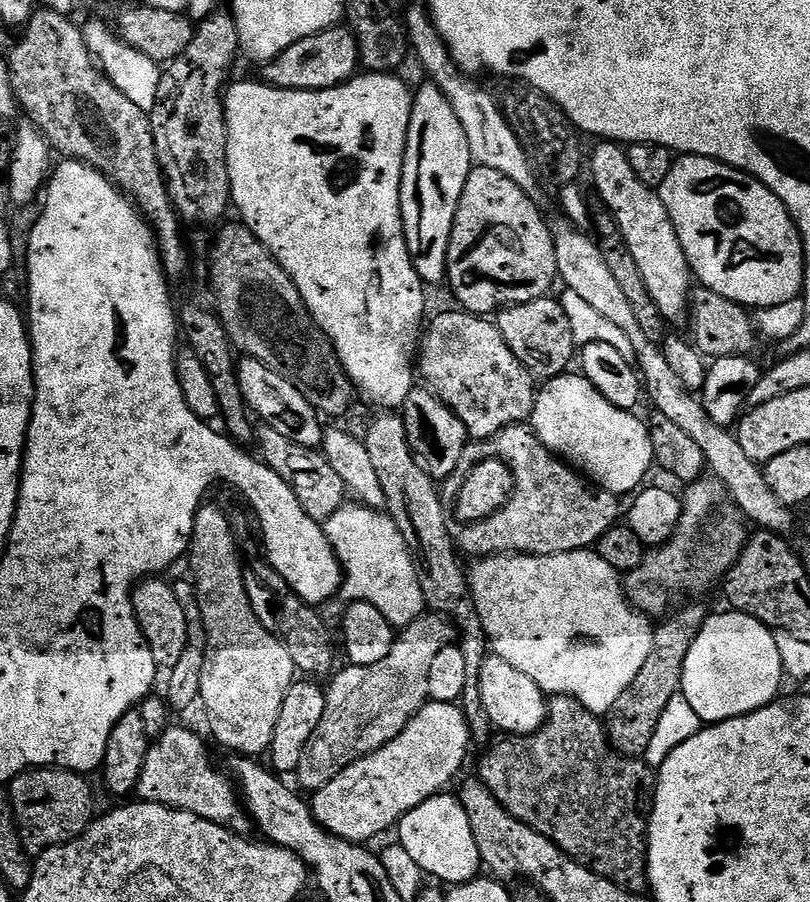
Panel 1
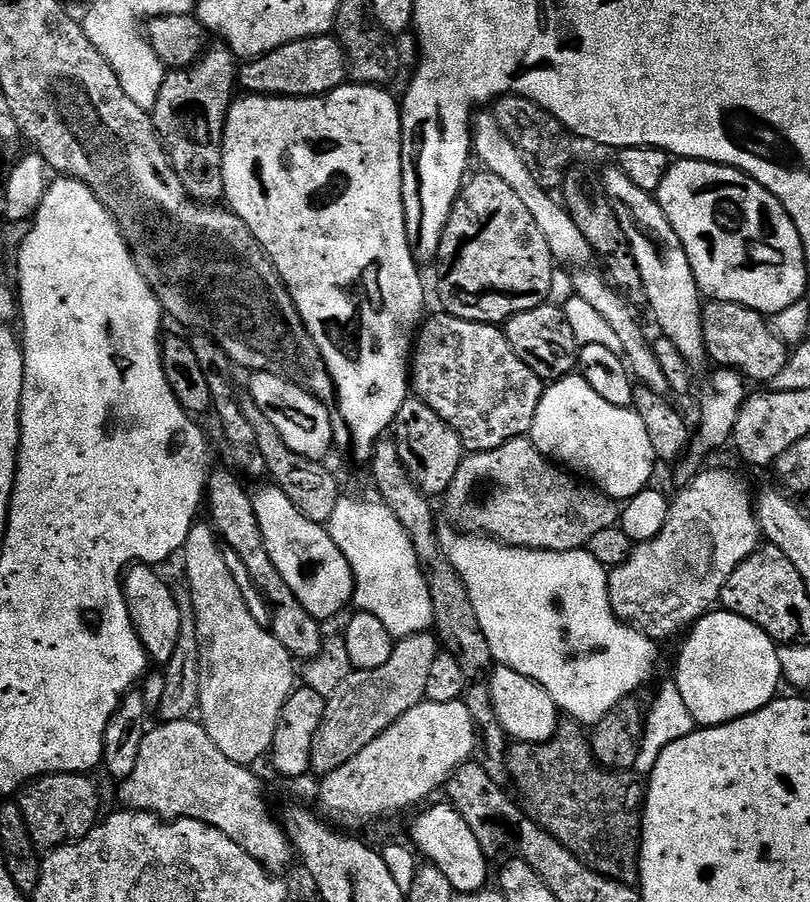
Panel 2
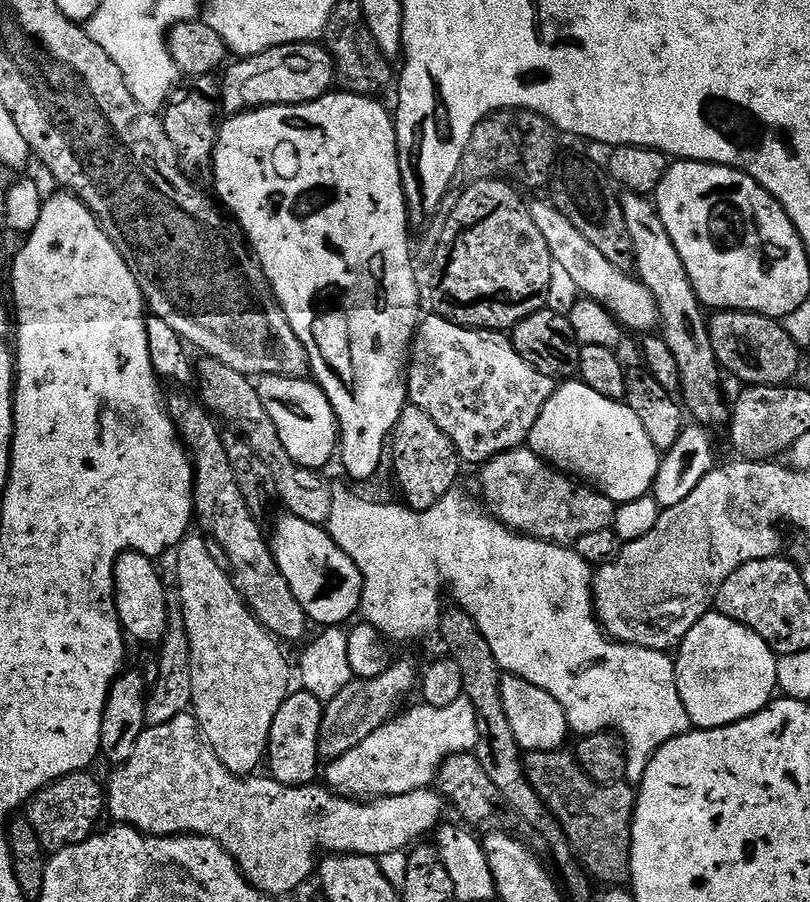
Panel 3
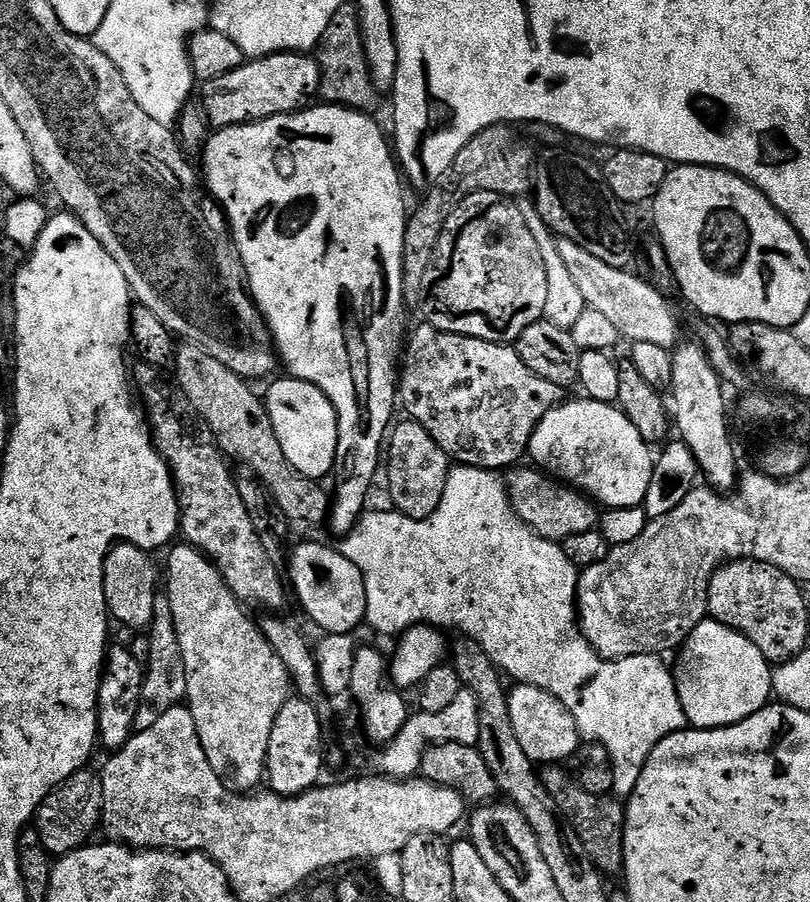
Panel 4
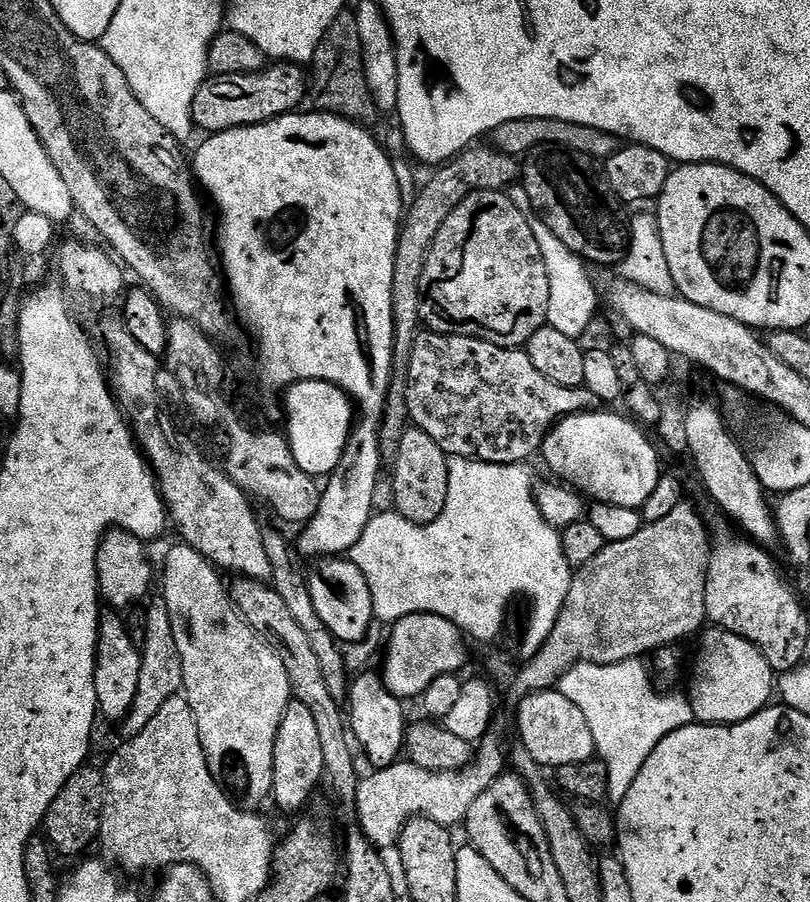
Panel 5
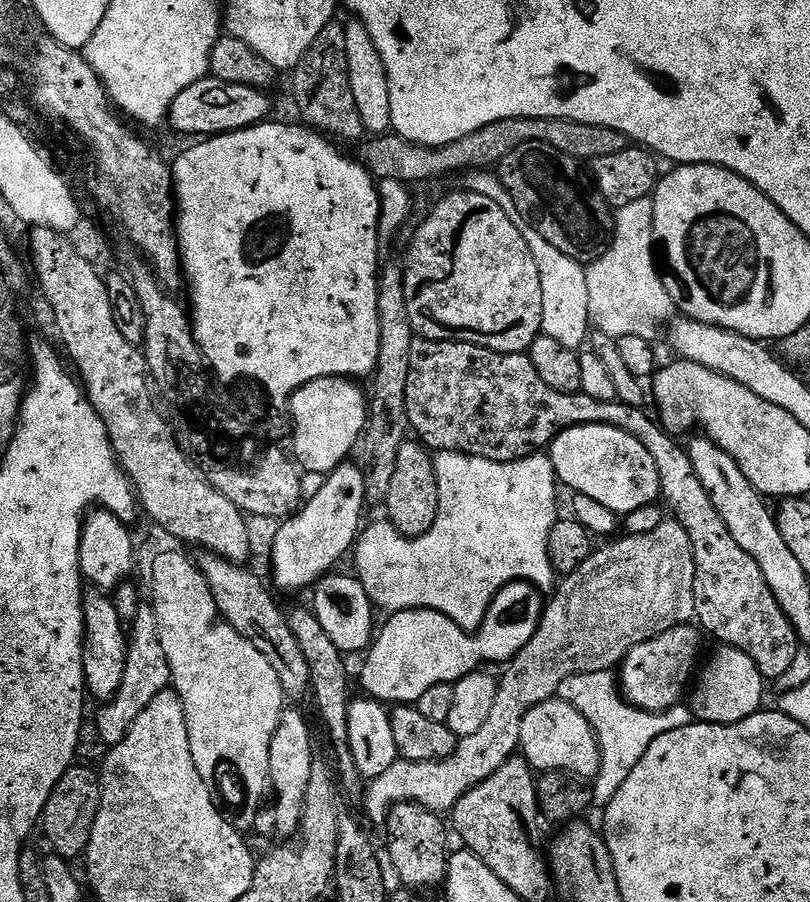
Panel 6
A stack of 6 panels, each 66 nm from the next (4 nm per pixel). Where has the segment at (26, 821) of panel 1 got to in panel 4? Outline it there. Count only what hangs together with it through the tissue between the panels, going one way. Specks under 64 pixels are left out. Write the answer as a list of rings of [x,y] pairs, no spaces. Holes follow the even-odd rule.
[[[88,771],[75,772],[70,779],[52,791],[36,811],[34,826],[42,838],[42,846],[53,857],[59,858],[76,848],[83,848],[93,839],[92,831],[101,827],[104,810],[102,782],[95,771]]]

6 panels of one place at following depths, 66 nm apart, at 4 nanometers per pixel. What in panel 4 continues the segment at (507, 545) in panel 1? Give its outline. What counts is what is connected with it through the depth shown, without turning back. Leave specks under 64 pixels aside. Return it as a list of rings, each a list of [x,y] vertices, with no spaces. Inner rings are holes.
[[[516,466],[511,469],[512,477],[509,475],[506,480],[508,496],[512,500],[512,508],[515,509],[517,516],[537,536],[562,542],[574,534],[586,534],[597,527],[597,505],[583,491],[553,478],[535,466],[524,467]]]

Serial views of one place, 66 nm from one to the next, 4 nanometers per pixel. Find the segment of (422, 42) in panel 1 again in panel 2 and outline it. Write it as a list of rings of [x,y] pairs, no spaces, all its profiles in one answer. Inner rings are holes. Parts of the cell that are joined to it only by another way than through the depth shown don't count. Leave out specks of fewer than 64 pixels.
[[[488,110],[481,112],[484,113],[481,116],[479,113],[475,117],[472,130],[475,159],[477,156],[484,163],[481,165],[487,171],[493,172],[498,178],[502,178],[502,182],[506,182],[506,186],[510,186],[510,190],[514,190],[514,194],[518,194],[518,198],[522,198],[526,210],[530,210],[530,214],[534,214],[534,222],[538,222],[538,230],[542,230],[542,234],[546,238],[546,246],[550,246],[553,261],[564,266],[569,266],[568,264],[591,265],[588,263],[594,260],[592,247],[588,239],[582,234],[580,227],[576,225],[576,220],[572,217],[571,211],[559,199],[556,201],[544,189],[545,185],[536,177],[532,165],[525,160],[521,145],[517,141],[516,144],[512,141],[515,139],[504,131],[504,127],[495,115]]]

